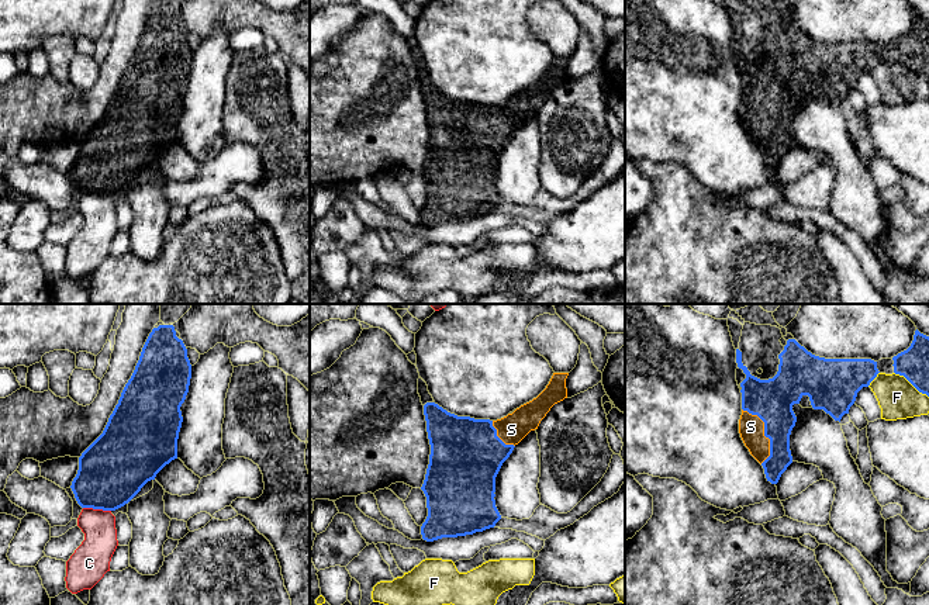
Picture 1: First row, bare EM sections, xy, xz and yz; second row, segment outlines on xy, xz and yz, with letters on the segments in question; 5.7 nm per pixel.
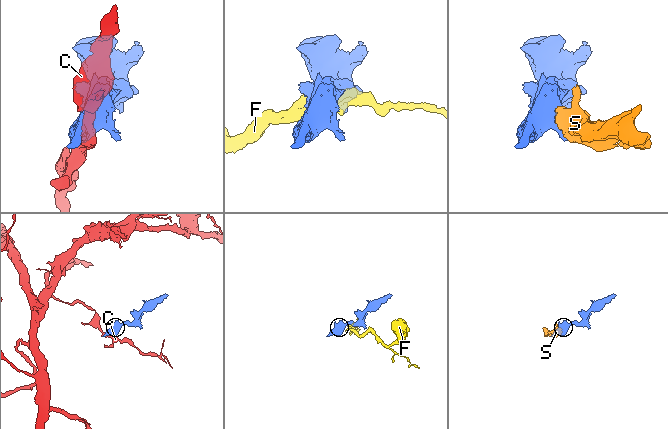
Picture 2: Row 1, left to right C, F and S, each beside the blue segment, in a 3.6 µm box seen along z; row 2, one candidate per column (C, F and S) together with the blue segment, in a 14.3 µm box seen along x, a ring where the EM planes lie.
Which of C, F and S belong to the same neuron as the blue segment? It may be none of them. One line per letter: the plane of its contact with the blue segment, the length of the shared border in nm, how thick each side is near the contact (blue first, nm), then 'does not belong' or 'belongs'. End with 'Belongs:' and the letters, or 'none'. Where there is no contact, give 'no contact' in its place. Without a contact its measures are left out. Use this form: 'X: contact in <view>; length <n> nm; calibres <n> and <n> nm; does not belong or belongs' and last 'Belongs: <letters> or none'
C: contact in xy; length 160 nm; calibres 380 and 190 nm; does not belong
F: contact in yz; length 240 nm; calibres 180 and 220 nm; does not belong
S: contact in yz; length 340 nm; calibres 240 and 140 nm; belongs
Belongs: S

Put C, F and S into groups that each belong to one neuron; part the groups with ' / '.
C / F / S

